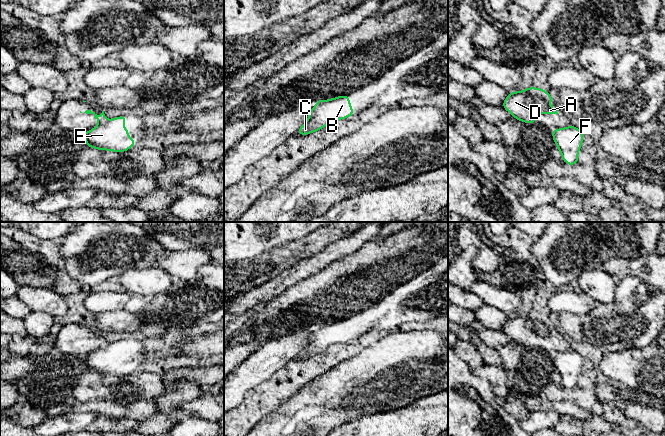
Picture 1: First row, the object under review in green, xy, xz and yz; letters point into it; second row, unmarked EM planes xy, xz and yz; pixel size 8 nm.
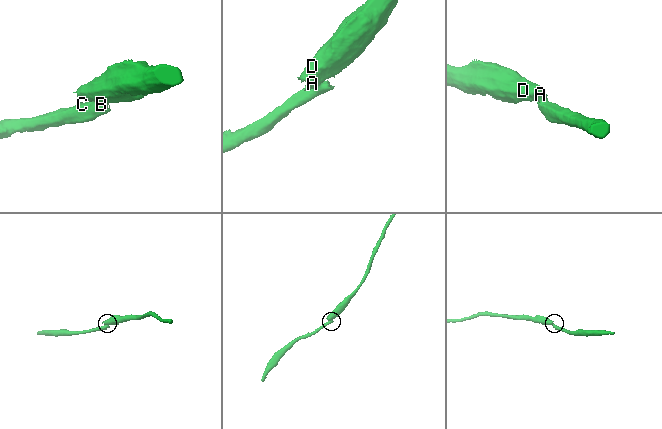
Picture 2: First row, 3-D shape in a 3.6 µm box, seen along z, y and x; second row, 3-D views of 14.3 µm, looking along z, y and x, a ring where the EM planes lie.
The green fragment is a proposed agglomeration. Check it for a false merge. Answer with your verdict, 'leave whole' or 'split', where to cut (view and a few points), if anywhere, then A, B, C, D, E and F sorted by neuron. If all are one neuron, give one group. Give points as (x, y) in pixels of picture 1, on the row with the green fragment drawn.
split; cut in xy along (105, 120), (97, 126); A D / B C E F

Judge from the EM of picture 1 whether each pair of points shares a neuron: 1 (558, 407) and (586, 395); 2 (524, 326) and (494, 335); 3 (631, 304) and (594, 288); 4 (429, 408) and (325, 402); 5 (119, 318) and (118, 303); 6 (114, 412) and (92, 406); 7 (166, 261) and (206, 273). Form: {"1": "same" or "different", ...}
{"1": "different", "2": "different", "3": "different", "4": "different", "5": "different", "6": "same", "7": "different"}

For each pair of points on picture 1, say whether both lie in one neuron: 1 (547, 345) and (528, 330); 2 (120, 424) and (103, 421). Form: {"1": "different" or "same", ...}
{"1": "same", "2": "same"}

